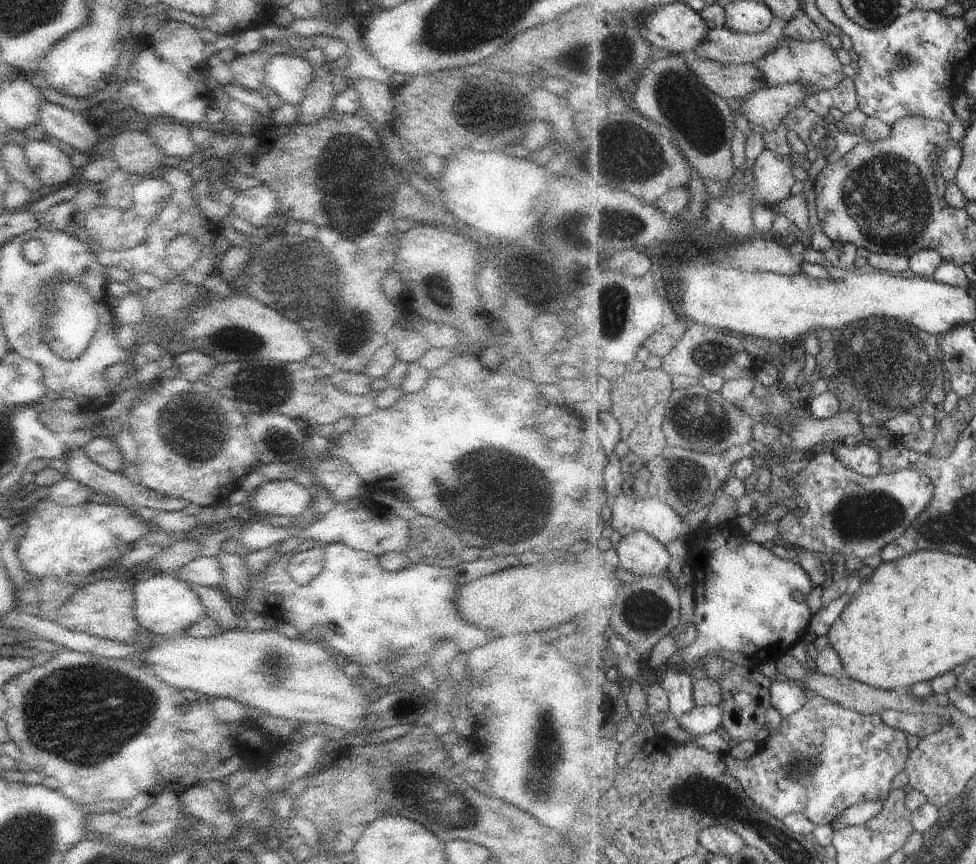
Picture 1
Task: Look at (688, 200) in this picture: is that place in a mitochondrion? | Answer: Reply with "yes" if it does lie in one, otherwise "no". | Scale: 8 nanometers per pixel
no

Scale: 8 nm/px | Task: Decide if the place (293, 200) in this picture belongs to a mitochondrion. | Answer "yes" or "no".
no

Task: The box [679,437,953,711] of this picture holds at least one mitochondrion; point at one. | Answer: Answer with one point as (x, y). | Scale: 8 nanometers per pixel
(865, 516)

